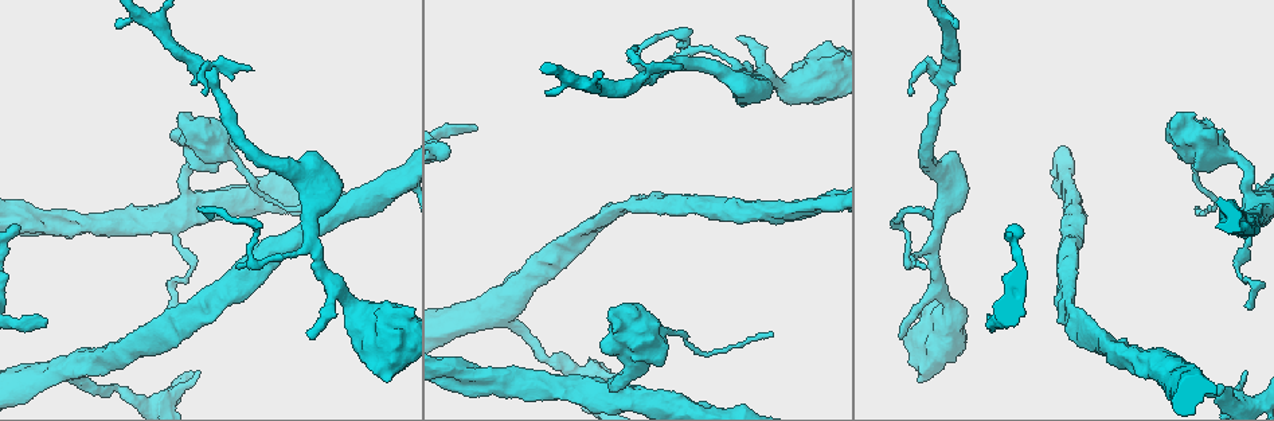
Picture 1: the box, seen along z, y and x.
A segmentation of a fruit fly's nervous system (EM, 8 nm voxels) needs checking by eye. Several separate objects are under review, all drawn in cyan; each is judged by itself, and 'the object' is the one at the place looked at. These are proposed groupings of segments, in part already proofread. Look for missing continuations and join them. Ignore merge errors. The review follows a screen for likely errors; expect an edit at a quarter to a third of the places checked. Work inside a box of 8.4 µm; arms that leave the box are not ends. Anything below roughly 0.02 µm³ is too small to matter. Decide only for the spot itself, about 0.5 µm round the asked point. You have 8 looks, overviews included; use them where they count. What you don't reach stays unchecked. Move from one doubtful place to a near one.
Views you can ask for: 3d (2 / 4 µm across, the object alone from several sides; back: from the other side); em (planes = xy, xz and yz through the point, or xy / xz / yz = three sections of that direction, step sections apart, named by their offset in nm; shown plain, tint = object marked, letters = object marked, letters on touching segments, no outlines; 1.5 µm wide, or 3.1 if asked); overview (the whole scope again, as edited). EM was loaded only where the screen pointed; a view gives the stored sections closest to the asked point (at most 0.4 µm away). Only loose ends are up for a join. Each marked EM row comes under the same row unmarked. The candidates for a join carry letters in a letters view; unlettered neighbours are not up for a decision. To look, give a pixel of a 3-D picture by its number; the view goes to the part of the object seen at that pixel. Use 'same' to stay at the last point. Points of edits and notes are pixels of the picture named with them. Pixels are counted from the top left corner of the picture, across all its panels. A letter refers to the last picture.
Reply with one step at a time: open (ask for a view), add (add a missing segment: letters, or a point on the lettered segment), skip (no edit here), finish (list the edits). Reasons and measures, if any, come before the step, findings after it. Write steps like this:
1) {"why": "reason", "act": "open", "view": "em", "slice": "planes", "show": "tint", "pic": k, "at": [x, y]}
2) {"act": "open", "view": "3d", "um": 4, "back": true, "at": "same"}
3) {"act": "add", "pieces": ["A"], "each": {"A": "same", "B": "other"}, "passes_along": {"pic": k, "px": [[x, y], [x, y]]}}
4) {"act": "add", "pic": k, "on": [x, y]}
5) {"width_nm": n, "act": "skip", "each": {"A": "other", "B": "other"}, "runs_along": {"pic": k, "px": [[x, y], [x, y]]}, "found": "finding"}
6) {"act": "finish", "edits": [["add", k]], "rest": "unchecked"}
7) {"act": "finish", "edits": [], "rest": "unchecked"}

{"act": "open", "view": "em", "slice": "planes", "show": "letters", "pic": 1, "at": [1179, 116]}

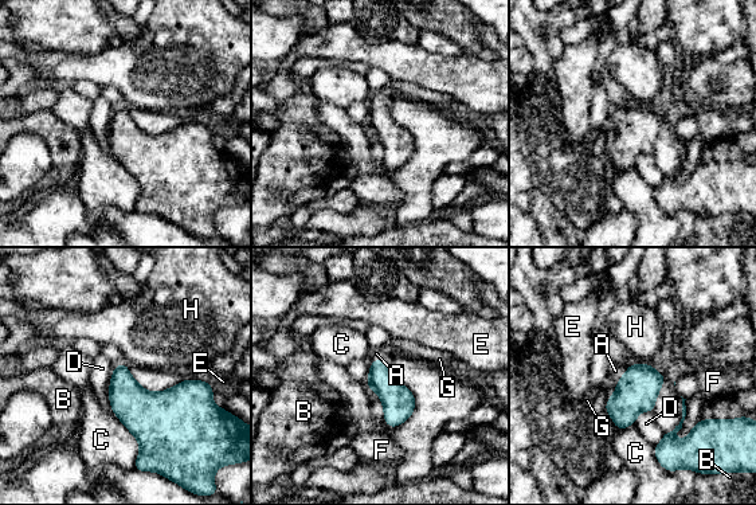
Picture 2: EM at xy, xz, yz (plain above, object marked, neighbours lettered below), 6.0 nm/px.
{"longest_contact_nm": ["C", 320], "act": "add", "pic": 2, "on": [376, 353], "each": {"A": "same", "B": "other", "C": "other", "D": "other", "E": "other", "F": "other", "G": "other", "H": "other"}, "passes_along": {"pic": 2, "px": [[396, 398], [379, 360], [376, 353]]}, "found": "the cell continues"}

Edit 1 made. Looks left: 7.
{"act": "open", "view": "overview"}

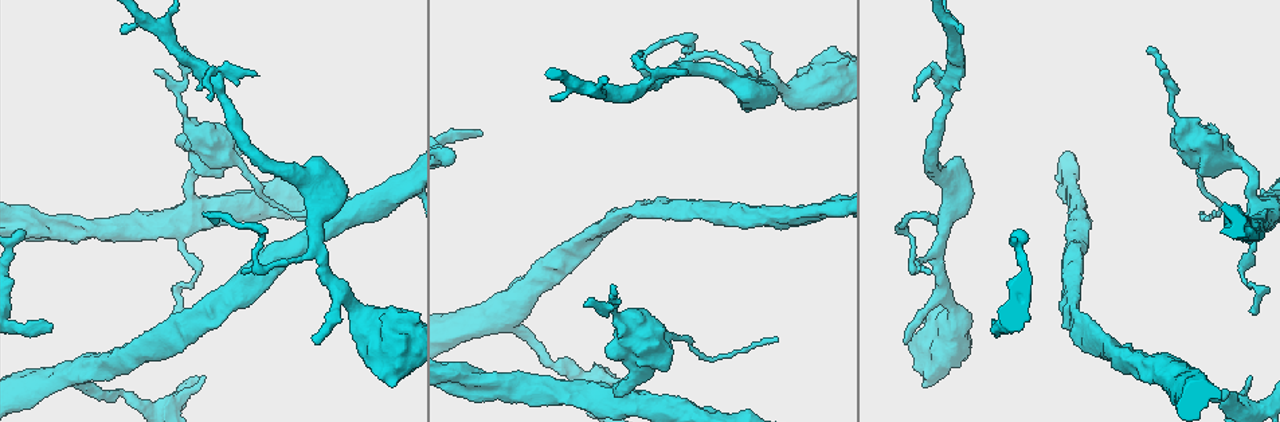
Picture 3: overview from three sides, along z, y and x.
{"why": "an open end", "act": "open", "view": "3d", "um": 2, "pic": 3, "at": [480, 134]}

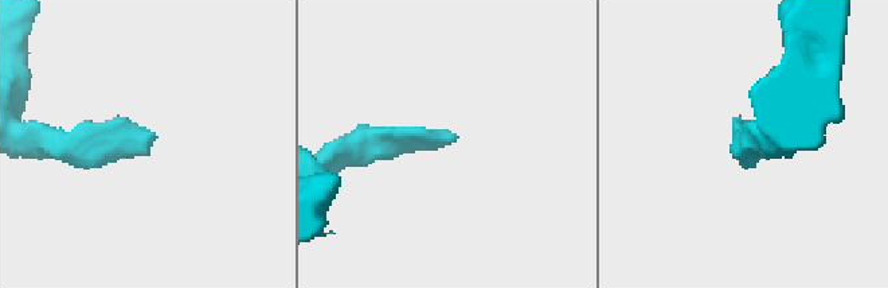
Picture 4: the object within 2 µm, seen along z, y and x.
{"act": "open", "view": "em", "slice": "xz", "step": 4, "show": "tint", "pic": 4, "at": [148, 131]}

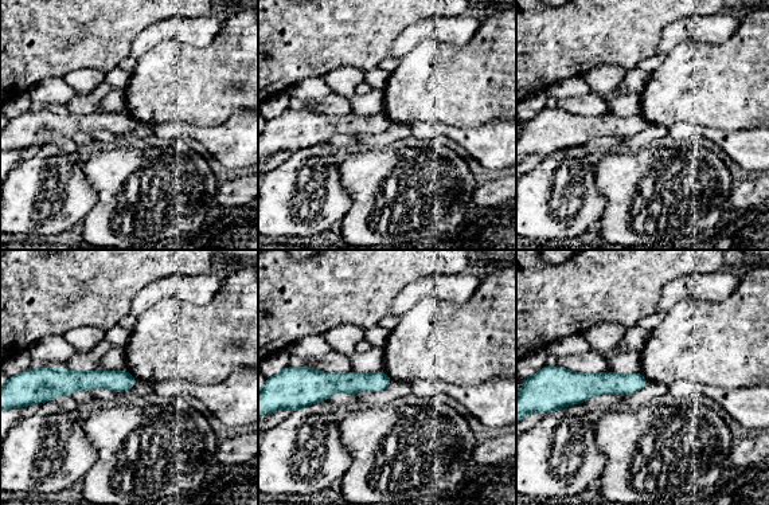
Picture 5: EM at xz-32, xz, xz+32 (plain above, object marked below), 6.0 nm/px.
{"why": "cut it another way", "act": "open", "view": "em", "slice": "planes", "show": "letters", "at": "same"}

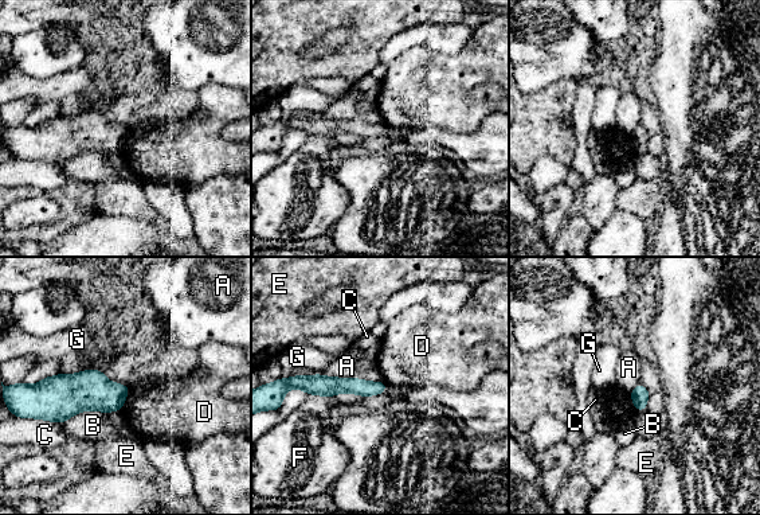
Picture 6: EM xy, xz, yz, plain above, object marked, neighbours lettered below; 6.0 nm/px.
{"width_nm": 100, "act": "skip", "each": {"A": "other", "B": "other", "C": "other", "D": "other", "E": "other", "F": "other", "G": "other"}, "runs_along": {"pic": 6, "px": [[300, 379], [309, 385], [383, 386]]}, "found": "no lettered segment goes on from it"}

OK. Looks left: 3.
{"act": "open", "view": "3d", "um": 2, "back": true, "pic": 3, "at": [254, 74]}

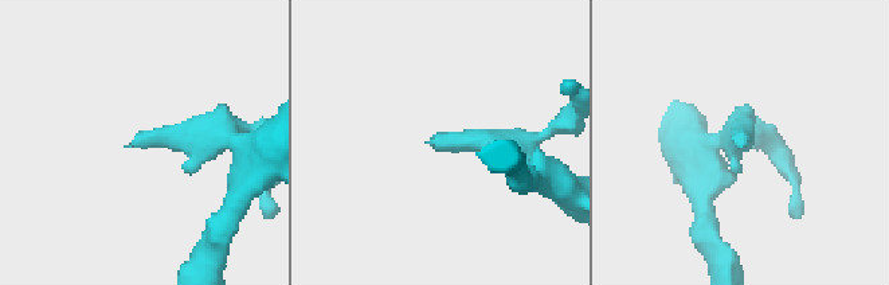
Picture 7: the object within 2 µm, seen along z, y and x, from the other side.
{"act": "open", "view": "em", "slice": "xy", "step": 4, "show": "tint", "pic": 7, "at": [735, 145]}

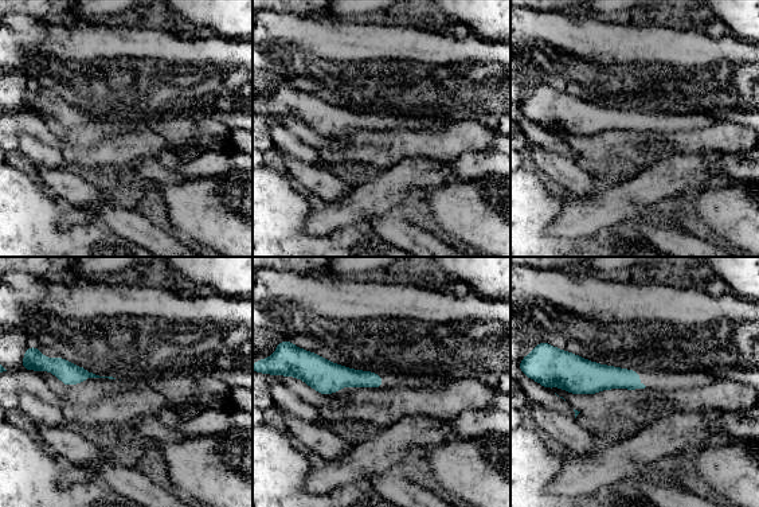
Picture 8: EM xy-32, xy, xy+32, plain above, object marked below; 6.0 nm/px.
{"act": "open", "view": "em", "slice": "planes", "show": "letters", "at": "same"}

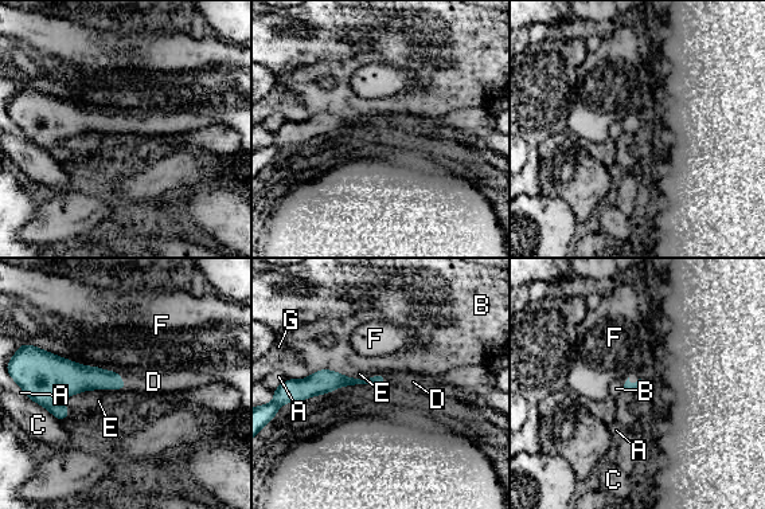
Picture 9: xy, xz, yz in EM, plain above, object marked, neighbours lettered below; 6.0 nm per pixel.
{"act": "add", "pic": 9, "on": [413, 382], "each": {"A": "other", "B": "other", "C": "other", "D": "same", "E": "other", "F": "other", "G": "other"}, "passes_along": {"pic": 9, "px": [[330, 380], [371, 378], [413, 382]]}, "found": "the cell continues"}

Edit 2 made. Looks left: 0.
{"act": "finish", "edits": [["add", 2], ["add", 9]], "rest": "unchecked"}

